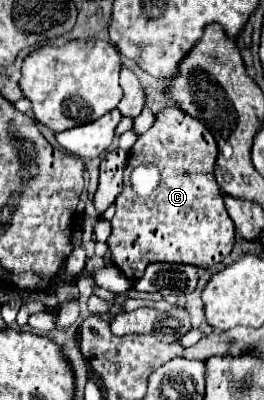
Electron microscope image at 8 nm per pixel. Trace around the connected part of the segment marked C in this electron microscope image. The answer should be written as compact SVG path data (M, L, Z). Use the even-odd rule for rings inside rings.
M166 107L156 113L154 125L138 137L130 149L128 165L123 172L124 189L116 199L116 215L110 221L112 233L108 237L112 261L134 283L138 281L148 263L190 263L196 267L212 267L234 247L234 223L226 213L220 185L214 179L214 163L218 145L214 135L202 121L190 117L180 107Z

